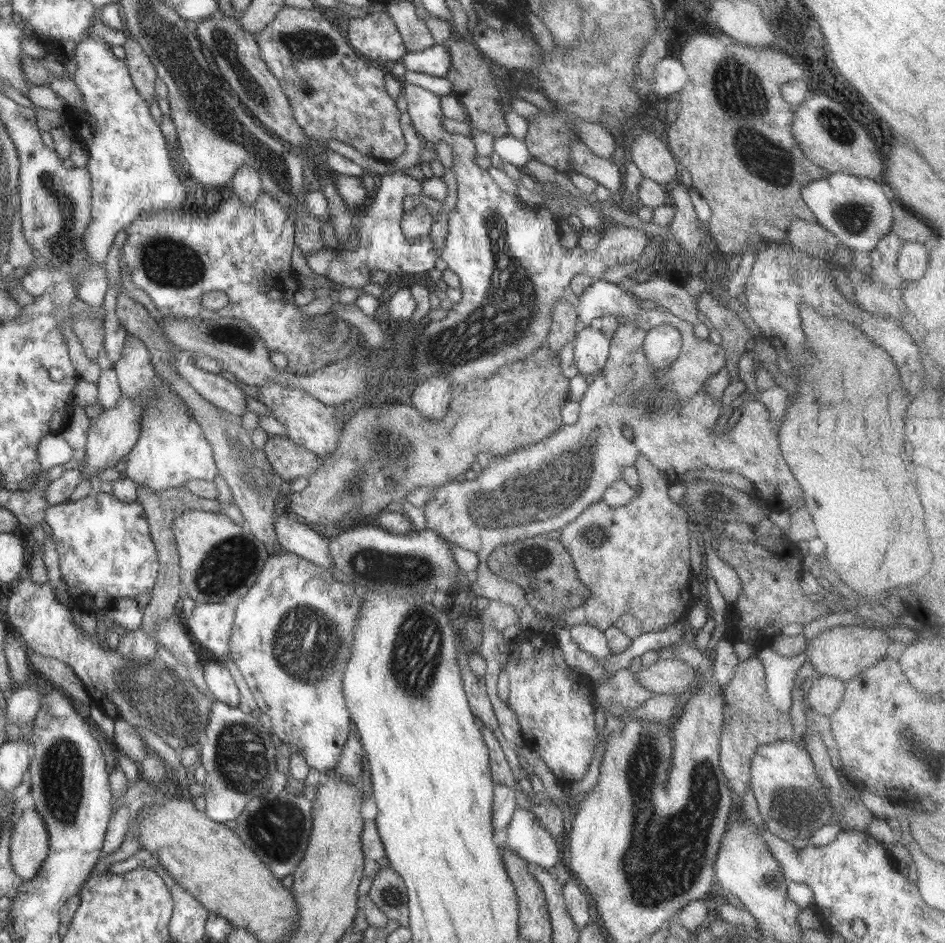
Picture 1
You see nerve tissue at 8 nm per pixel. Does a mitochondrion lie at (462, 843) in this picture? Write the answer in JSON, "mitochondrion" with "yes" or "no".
{"mitochondrion":"no"}

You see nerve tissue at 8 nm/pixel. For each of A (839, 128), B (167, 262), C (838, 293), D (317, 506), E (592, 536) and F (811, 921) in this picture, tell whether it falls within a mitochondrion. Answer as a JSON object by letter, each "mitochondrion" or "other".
{"A":"mitochondrion","B":"mitochondrion","C":"other","D":"other","E":"mitochondrion","F":"other"}

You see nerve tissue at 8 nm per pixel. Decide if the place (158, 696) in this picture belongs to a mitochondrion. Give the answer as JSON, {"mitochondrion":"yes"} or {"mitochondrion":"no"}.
{"mitochondrion":"yes"}

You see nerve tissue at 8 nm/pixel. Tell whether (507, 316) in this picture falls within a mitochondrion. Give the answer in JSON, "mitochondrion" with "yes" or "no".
{"mitochondrion":"yes"}

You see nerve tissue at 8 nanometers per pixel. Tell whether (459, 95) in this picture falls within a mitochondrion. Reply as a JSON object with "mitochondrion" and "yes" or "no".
{"mitochondrion":"no"}

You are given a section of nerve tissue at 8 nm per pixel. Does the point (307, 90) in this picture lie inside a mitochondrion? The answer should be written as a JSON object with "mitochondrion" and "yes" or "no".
{"mitochondrion":"yes"}

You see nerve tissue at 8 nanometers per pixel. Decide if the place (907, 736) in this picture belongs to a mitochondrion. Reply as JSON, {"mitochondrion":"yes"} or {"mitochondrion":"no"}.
{"mitochondrion":"yes"}

